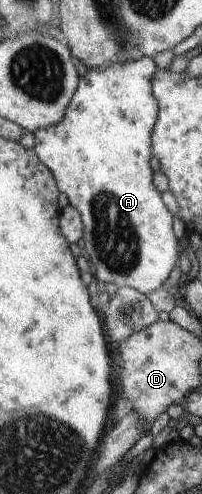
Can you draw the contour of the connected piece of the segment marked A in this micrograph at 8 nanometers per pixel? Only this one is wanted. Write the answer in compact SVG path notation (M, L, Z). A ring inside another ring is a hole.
M143 56L141 59L129 62L128 64L121 63L104 70L88 70L82 78L80 77L76 92L73 94L67 111L64 113L65 117L56 126L35 132L35 147L32 149L35 155L45 164L45 167L53 174L59 191L67 195L69 204L77 209L82 217L84 225L82 235L83 247L89 253L87 260L91 264L96 280L105 281L105 283L115 283L118 287L129 286L145 295L165 283L165 280L171 275L171 270L175 269L175 265L177 265L180 258L179 249L177 249L179 240L175 238L172 230L173 215L165 207L162 194L152 185L154 171L151 170L149 165L151 157L151 132L157 119L157 104L150 88L150 81L156 69L153 58Z

